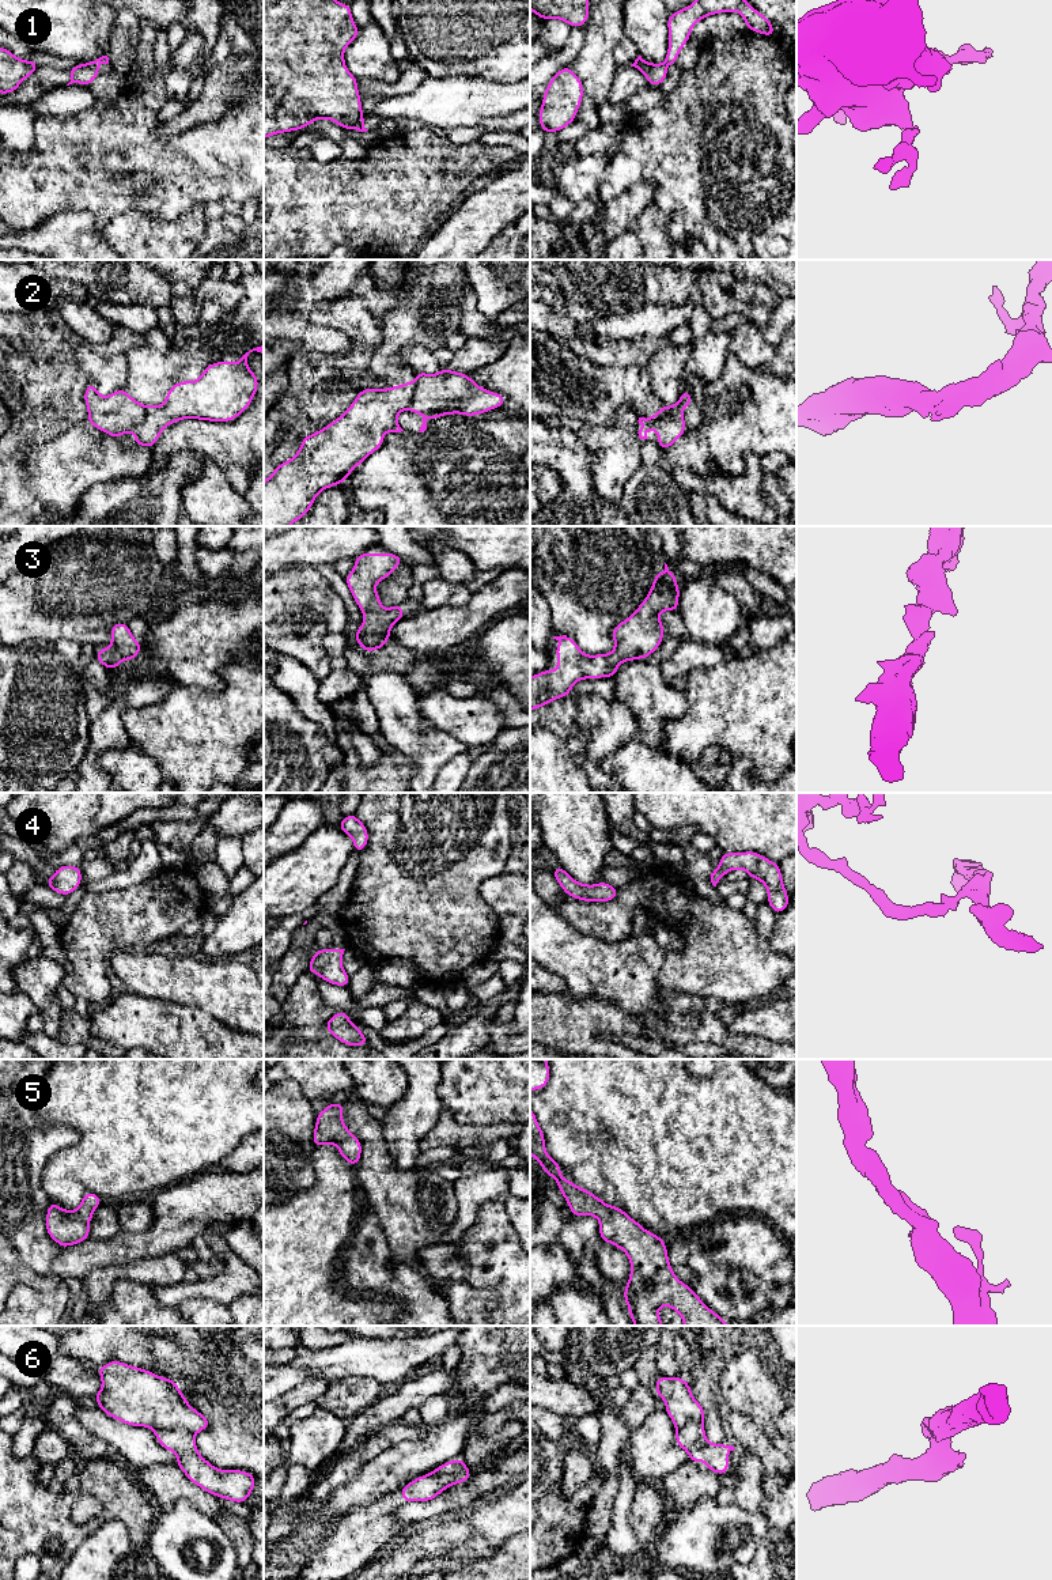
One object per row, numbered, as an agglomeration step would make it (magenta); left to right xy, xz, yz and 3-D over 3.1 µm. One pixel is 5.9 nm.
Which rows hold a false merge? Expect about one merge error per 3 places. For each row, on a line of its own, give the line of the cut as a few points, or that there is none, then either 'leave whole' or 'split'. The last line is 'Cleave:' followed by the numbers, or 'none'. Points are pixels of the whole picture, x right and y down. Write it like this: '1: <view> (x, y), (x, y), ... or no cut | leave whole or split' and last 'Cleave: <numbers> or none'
1: xy (87, 63), (97, 67) | split
2: yz (670, 407), (666, 415), (658, 419), (649, 418) | split
3: no cut | leave whole
4: no cut | leave whole
5: no cut | leave whole
6: xy (151, 1427), (182, 1429), (193, 1435) | split
Cleave: 1, 2, 6

